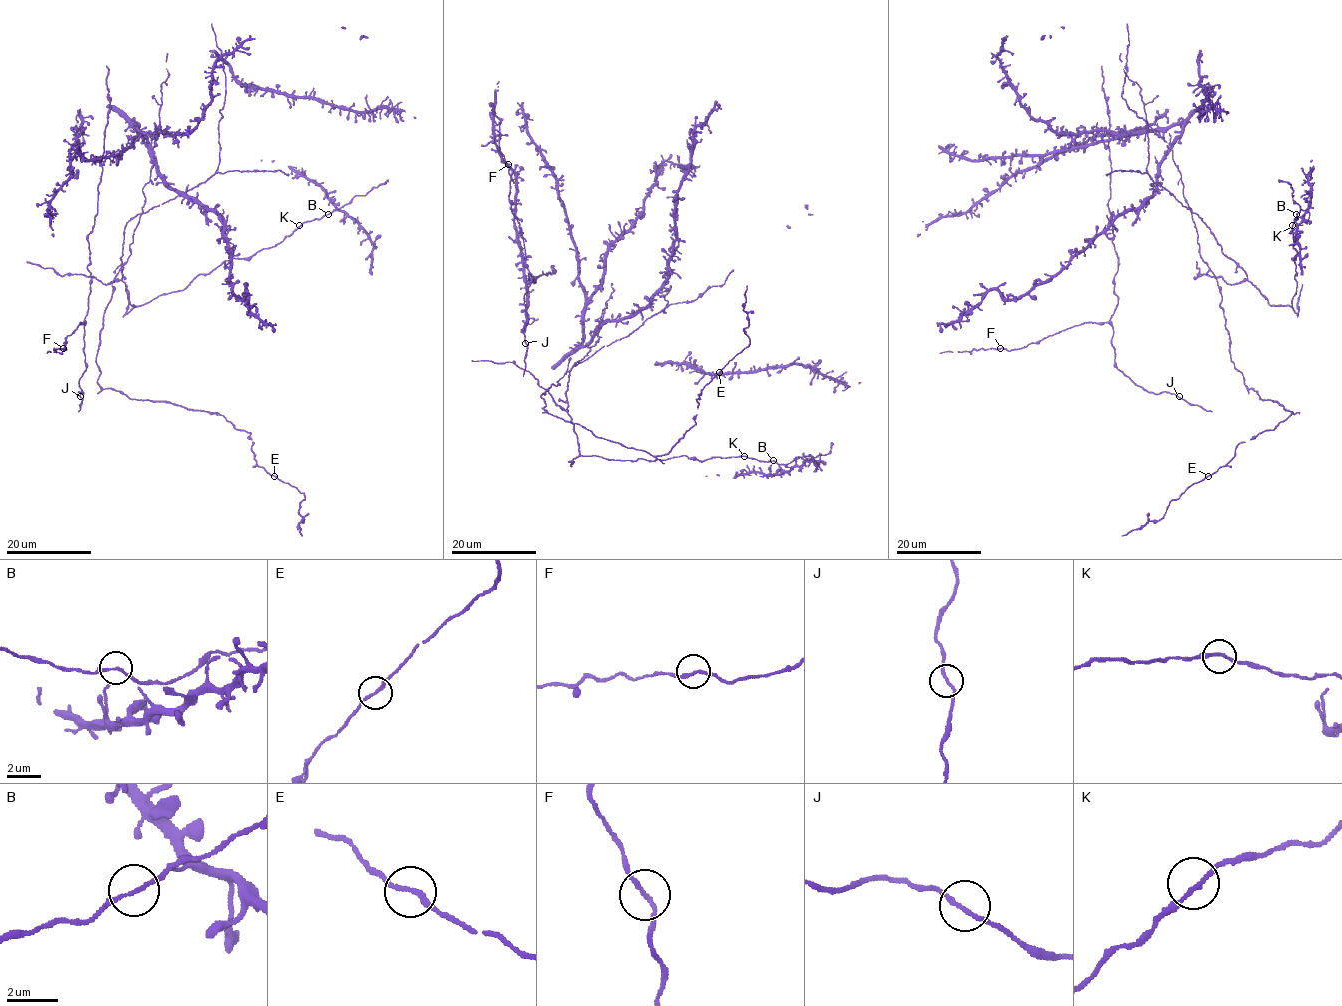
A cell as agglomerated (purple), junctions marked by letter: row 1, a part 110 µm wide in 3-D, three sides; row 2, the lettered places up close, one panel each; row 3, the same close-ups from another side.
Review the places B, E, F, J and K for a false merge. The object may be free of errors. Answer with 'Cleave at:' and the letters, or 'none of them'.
Cleave at: none of them

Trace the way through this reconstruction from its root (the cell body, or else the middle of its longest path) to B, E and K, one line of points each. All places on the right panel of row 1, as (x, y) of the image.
B: (1153, 131), (1183, 126), (1171, 150), (1185, 202), (1270, 305), (1291, 306), (1296, 292), (1296, 214)
E: (1153, 131), (1183, 126), (1172, 160), (1220, 290), (1231, 360), (1260, 399), (1291, 412), (1208, 476)
K: (1153, 131), (1183, 126), (1171, 150), (1185, 202), (1270, 305), (1291, 306), (1296, 292), (1292, 225)

